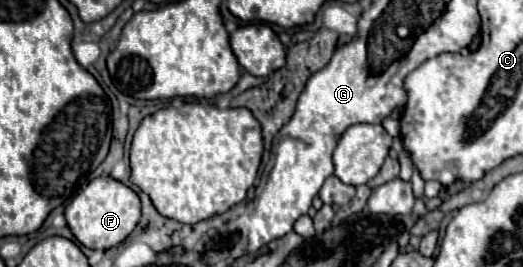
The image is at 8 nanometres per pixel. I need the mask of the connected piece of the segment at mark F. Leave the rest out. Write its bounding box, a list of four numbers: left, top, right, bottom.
[64,176,140,250]

